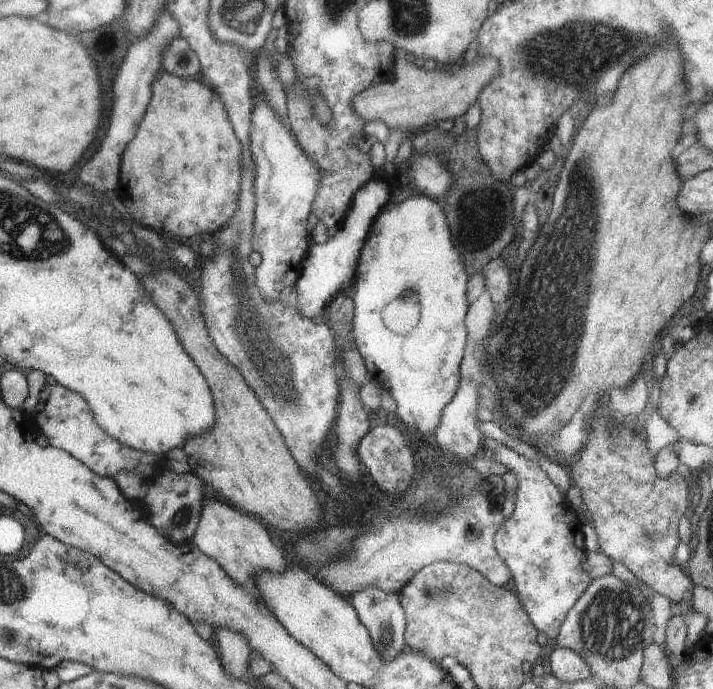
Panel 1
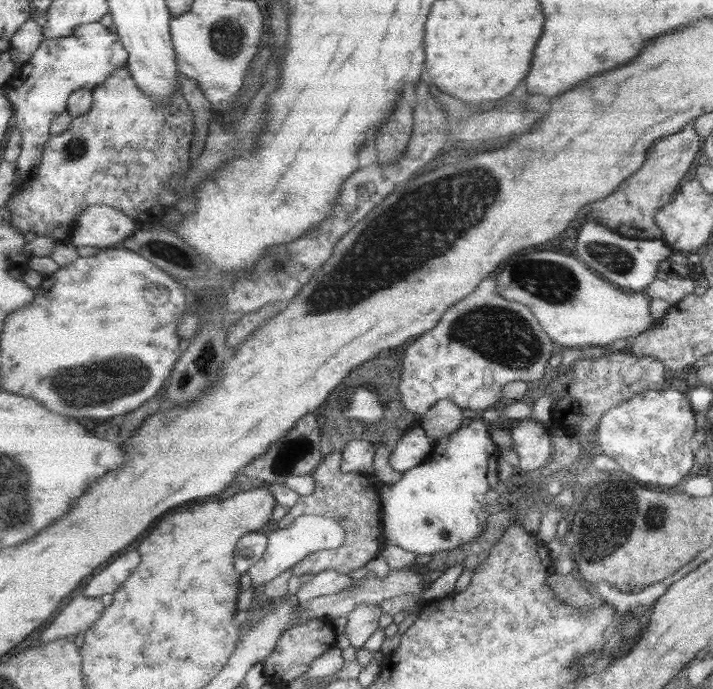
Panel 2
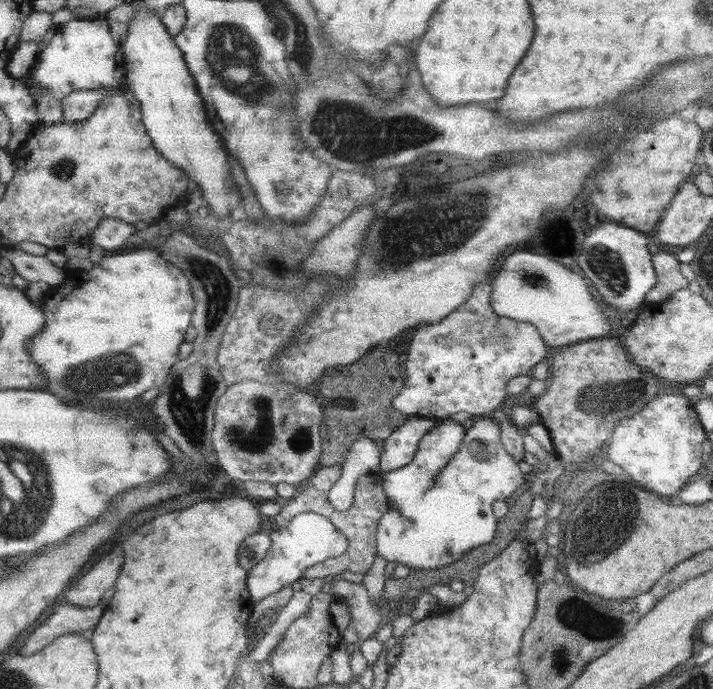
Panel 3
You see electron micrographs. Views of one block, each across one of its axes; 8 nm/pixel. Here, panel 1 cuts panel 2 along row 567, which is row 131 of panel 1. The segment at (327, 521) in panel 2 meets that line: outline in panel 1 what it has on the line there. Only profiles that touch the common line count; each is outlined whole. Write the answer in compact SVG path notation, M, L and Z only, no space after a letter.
M260 102L251 113L252 128L250 130L250 152L254 160L254 224L252 224L252 250L261 256L261 263L255 267L254 286L262 294L266 302L278 302L280 291L290 285L294 277L300 274L303 258L308 254L311 242L311 232L308 232L307 220L316 192L320 188L322 172L320 168L306 156L300 148L288 122L284 122L274 108L267 102Z

